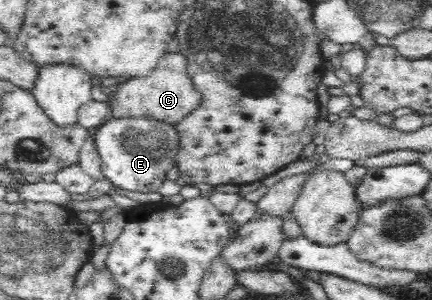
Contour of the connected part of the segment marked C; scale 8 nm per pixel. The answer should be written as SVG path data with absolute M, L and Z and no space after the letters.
M182 52L166 53L156 67L144 77L133 77L113 88L109 113L112 118L154 118L165 125L176 125L191 114L201 101L200 93L194 88L186 70L187 61Z

